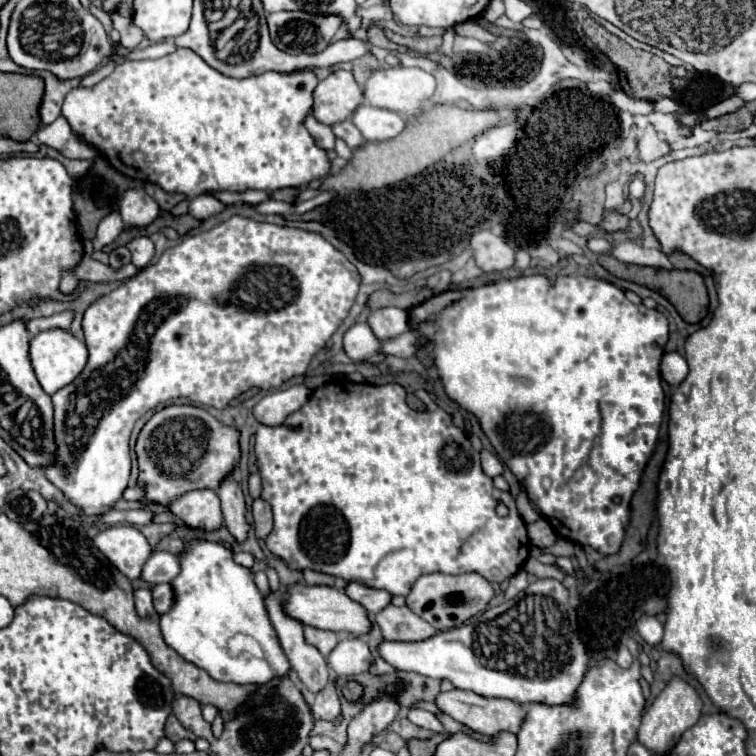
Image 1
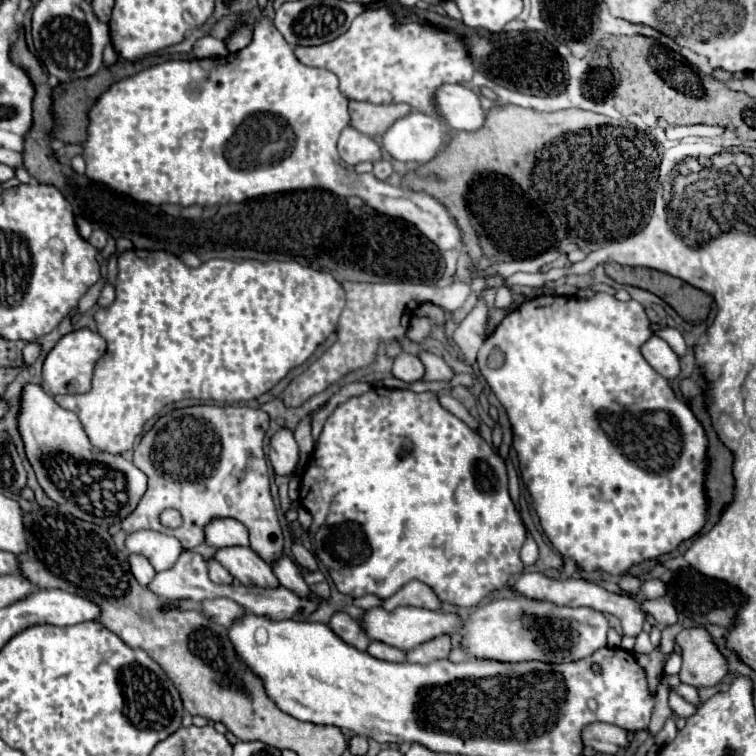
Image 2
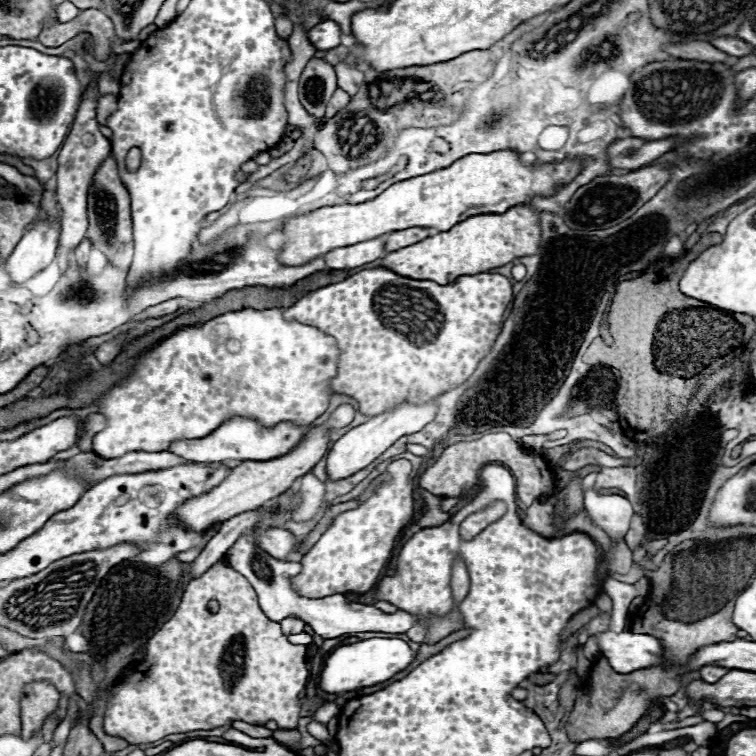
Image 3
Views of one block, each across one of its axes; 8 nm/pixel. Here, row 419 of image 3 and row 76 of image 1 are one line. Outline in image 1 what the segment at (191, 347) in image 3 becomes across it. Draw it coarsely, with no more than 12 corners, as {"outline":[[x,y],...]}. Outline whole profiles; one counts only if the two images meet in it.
{"outline":[[178,48],[66,94],[120,174],[188,198],[330,174],[310,68]]}

